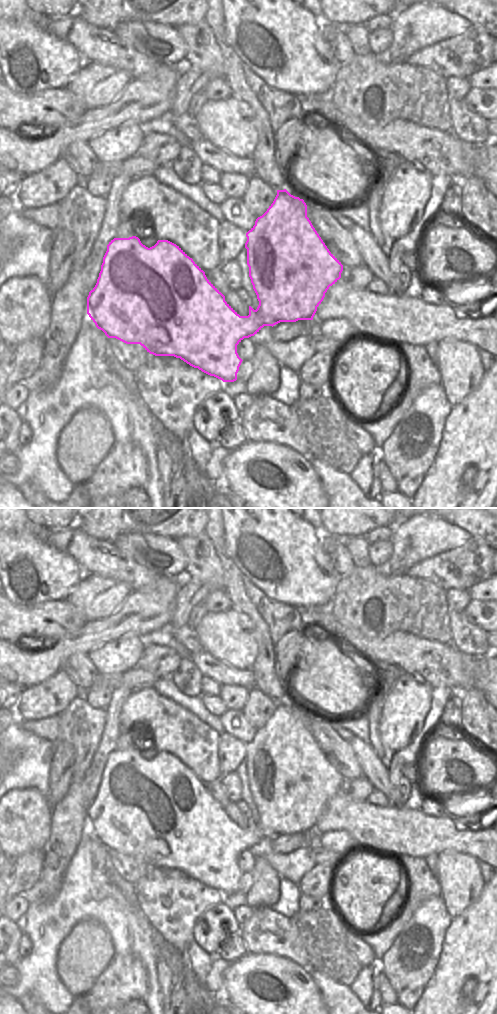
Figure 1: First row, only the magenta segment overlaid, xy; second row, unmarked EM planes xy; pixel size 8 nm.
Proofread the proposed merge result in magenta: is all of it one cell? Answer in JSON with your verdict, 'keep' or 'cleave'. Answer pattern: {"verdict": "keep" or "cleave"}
{"verdict": "keep"}

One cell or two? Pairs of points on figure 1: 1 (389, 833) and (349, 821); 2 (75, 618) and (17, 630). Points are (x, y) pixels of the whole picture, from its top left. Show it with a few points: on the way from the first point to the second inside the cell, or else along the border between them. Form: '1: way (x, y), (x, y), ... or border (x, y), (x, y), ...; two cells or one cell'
1: way (379, 829), (370, 826), (364, 821), (359, 821); one cell
2: way (61, 619), (56, 619), (52, 623), (31, 624); one cell

